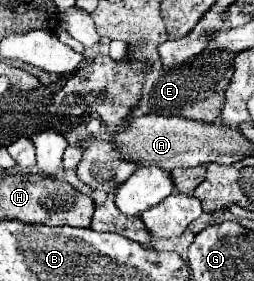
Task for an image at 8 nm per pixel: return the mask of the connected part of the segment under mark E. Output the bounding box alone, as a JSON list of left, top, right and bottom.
[139,50,235,122]

